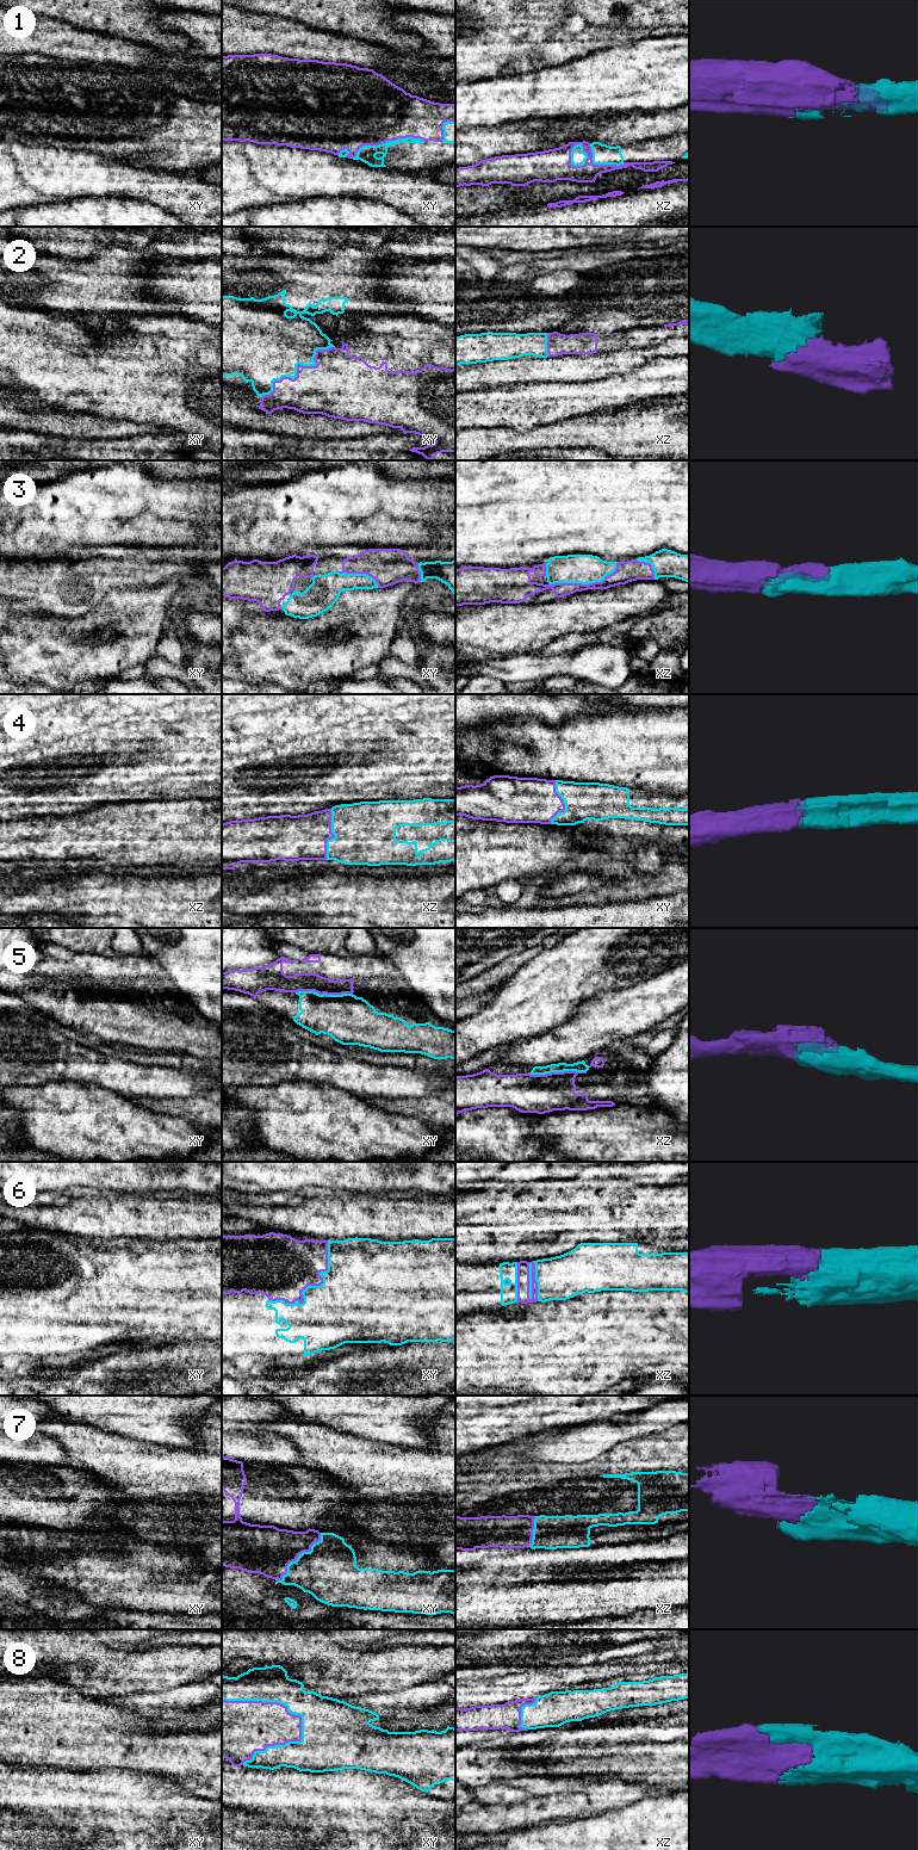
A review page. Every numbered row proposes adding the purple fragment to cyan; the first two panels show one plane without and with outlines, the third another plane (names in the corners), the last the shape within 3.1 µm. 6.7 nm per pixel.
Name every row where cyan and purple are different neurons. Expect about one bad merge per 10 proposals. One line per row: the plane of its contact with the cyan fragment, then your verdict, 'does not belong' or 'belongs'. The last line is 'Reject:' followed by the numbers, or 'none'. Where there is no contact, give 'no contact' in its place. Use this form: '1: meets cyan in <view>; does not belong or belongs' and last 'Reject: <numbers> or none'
1: meets cyan in xy; belongs
2: meets cyan in xy; belongs
3: meets cyan in xz; belongs
4: meets cyan in xz; belongs
5: meets cyan in xy; belongs
6: meets cyan in xy; belongs
7: meets cyan in xy; belongs
8: meets cyan in xy; belongs
Reject: none

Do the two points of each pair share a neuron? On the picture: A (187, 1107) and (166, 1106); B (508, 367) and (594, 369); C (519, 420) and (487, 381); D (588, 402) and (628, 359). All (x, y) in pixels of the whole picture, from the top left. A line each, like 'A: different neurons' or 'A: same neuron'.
A: same neuron
B: same neuron
C: different neurons
D: different neurons

